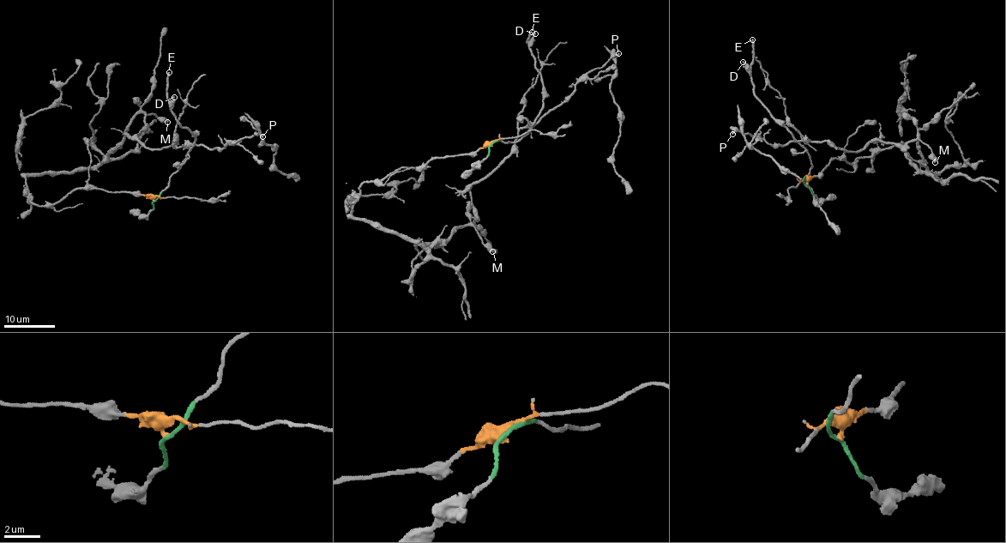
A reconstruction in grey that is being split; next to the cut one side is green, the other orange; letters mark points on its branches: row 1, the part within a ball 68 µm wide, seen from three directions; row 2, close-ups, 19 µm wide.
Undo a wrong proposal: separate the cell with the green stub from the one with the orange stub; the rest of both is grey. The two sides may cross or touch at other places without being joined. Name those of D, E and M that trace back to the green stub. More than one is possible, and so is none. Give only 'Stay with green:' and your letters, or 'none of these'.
Stay with green: D, E

